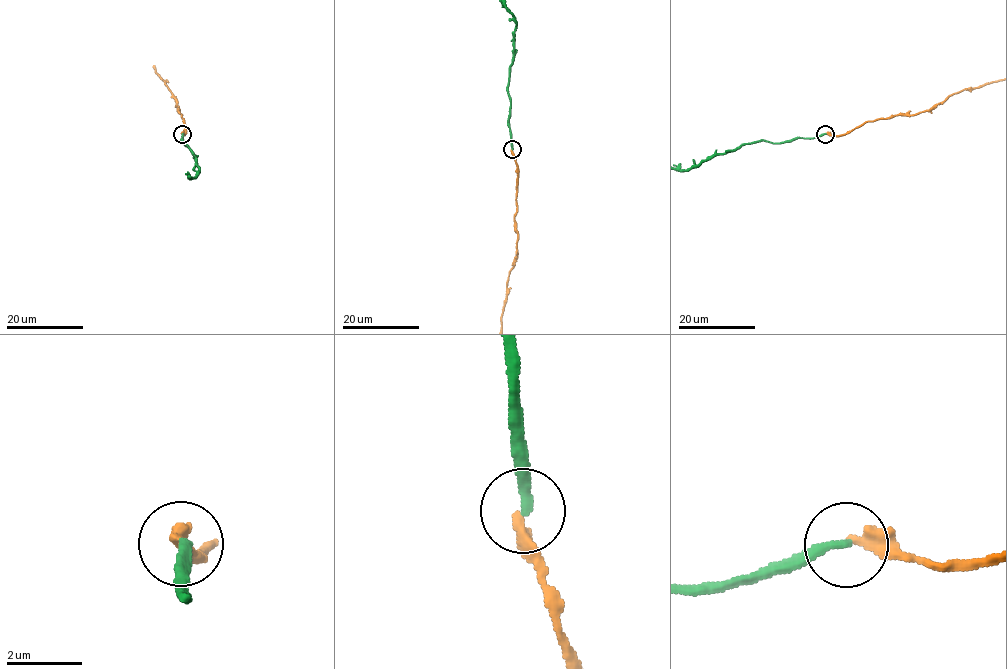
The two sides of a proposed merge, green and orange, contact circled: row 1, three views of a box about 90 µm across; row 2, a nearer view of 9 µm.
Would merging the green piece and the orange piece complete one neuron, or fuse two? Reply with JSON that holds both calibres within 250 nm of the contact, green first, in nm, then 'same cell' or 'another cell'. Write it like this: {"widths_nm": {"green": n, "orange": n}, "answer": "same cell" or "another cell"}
{"widths_nm": {"green": 260, "orange": 360}, "answer": "another cell"}

